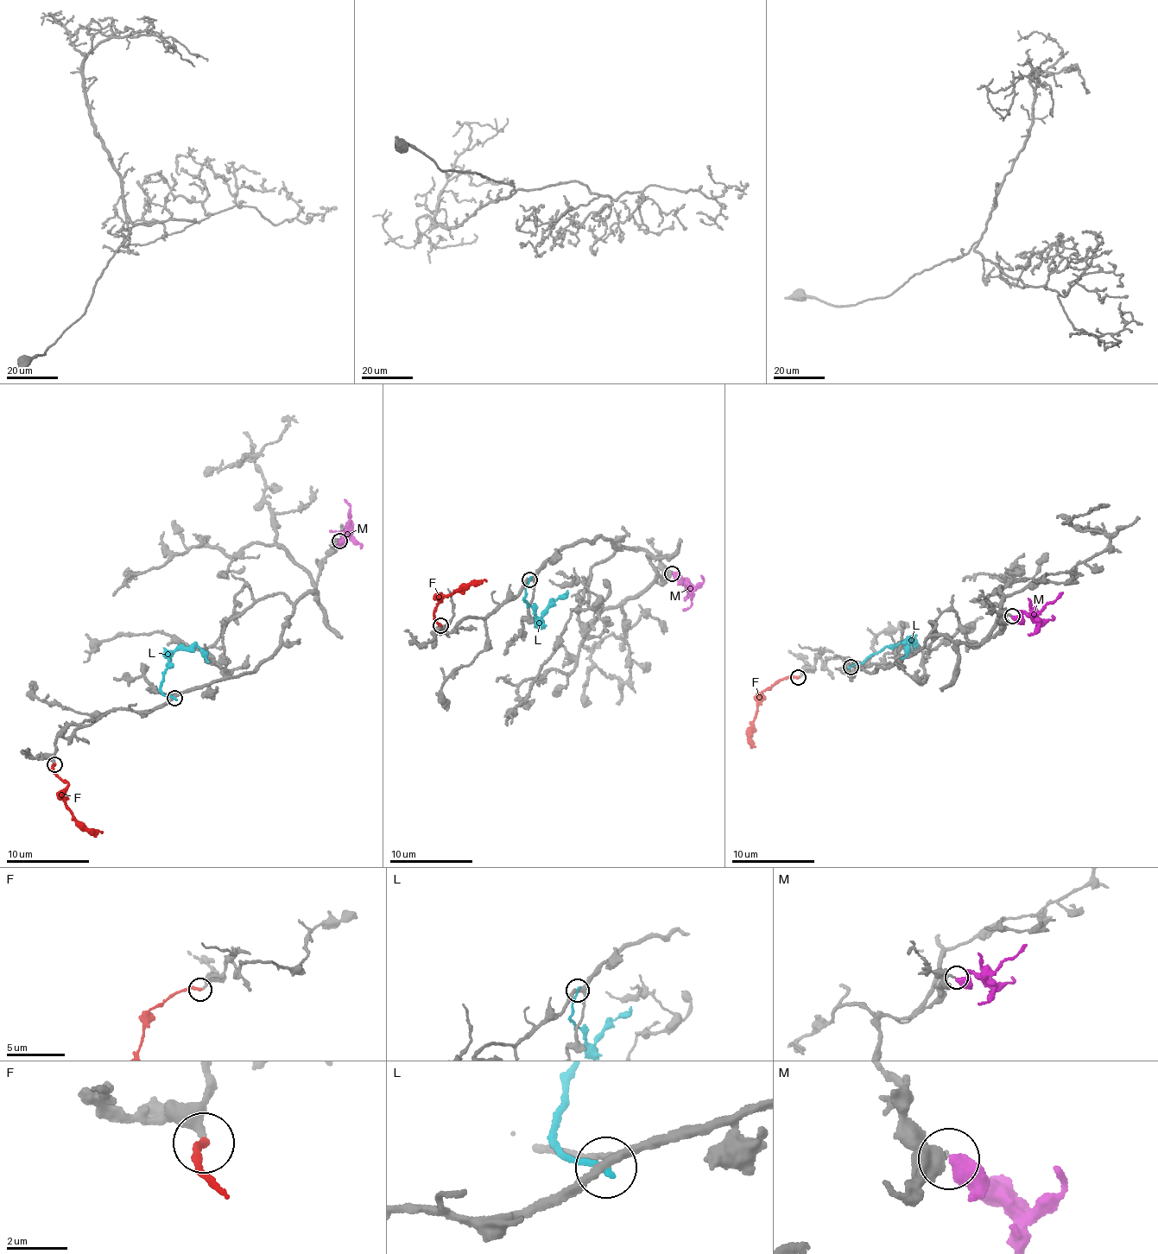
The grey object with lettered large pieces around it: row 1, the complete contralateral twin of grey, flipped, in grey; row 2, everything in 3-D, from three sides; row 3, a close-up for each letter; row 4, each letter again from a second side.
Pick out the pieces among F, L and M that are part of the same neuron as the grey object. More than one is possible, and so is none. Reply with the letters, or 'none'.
F

